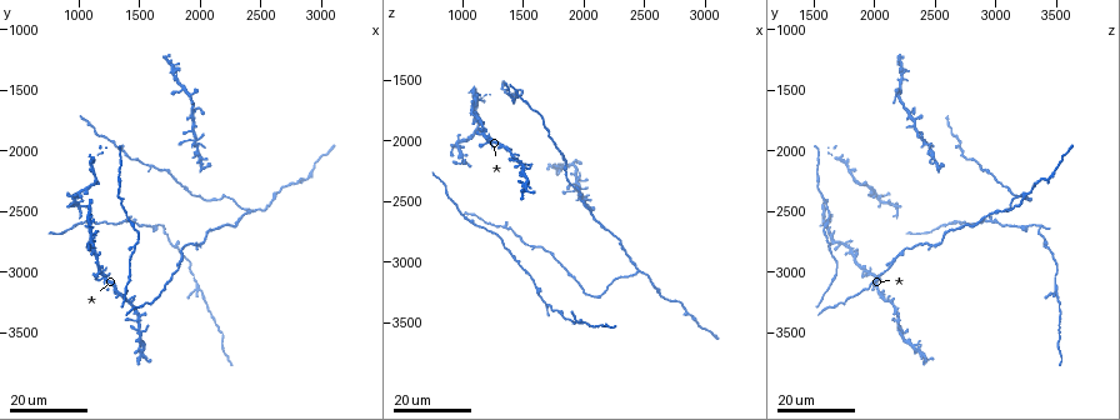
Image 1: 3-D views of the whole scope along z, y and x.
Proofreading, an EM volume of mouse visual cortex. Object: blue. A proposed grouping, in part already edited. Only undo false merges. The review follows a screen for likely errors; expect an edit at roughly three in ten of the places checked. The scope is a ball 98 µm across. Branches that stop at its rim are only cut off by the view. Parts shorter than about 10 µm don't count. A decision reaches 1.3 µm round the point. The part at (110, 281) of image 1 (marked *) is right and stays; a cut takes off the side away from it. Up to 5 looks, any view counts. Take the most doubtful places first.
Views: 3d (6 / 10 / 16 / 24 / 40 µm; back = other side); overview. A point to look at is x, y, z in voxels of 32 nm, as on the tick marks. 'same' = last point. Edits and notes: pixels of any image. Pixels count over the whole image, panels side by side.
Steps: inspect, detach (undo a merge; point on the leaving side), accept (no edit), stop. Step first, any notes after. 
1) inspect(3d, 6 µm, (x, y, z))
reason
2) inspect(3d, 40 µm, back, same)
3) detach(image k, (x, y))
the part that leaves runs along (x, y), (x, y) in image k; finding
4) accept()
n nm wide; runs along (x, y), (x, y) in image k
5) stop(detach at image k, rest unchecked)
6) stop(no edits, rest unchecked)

inspect(3d, 16 µm, (1400, 3240, 2140))
looks like a crossing

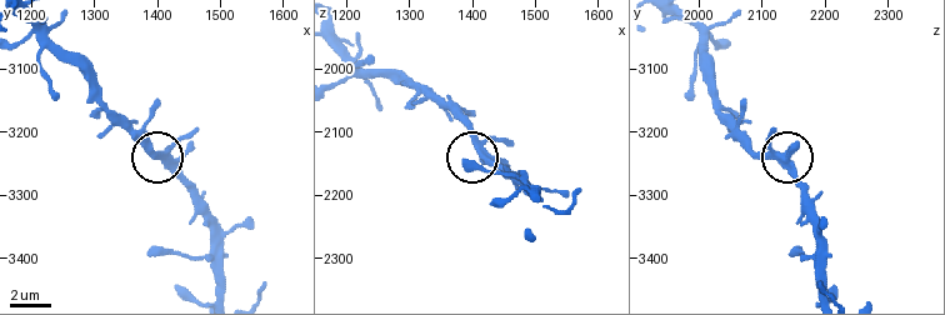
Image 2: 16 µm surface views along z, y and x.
inspect(3d, 6 µm, (1420, 3230, 2120))
closer look

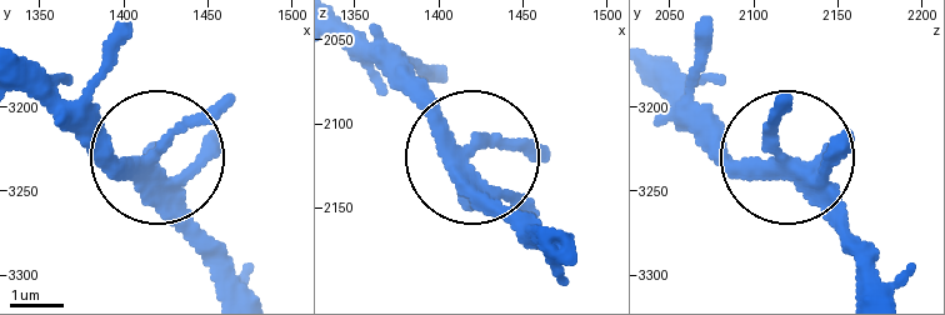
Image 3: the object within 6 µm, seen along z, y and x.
accept()
320 nm wide; runs along (653, 80), (733, 156), (800, 174), (863, 250) in image 3; continuous, no second cell

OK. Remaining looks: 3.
inspect(3d, 24 µm, (1980, 3160, 3500))
four arms meet

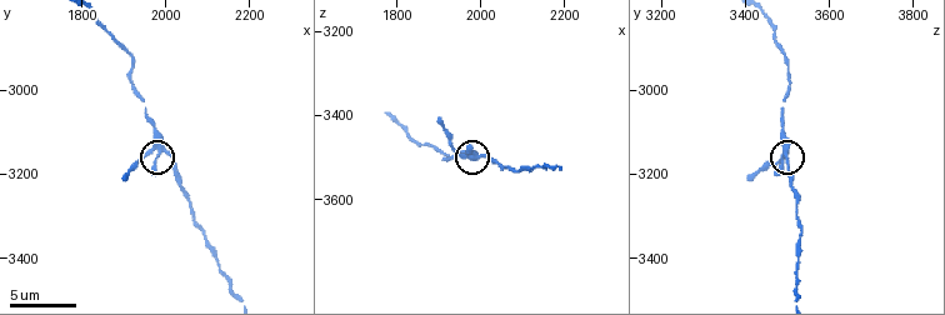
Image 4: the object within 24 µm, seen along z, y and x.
inspect(3d, 6 µm, (1990, 3135, 3490))

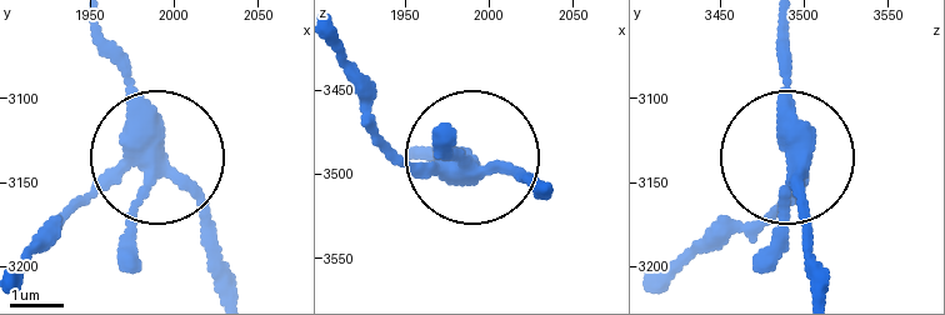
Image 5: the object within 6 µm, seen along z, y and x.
accept()
runs along (784, 24), (784, 145), (810, 213), (810, 289) in image 5; continuous, no second cell

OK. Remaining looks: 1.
stop(no edits, rest unchecked)

